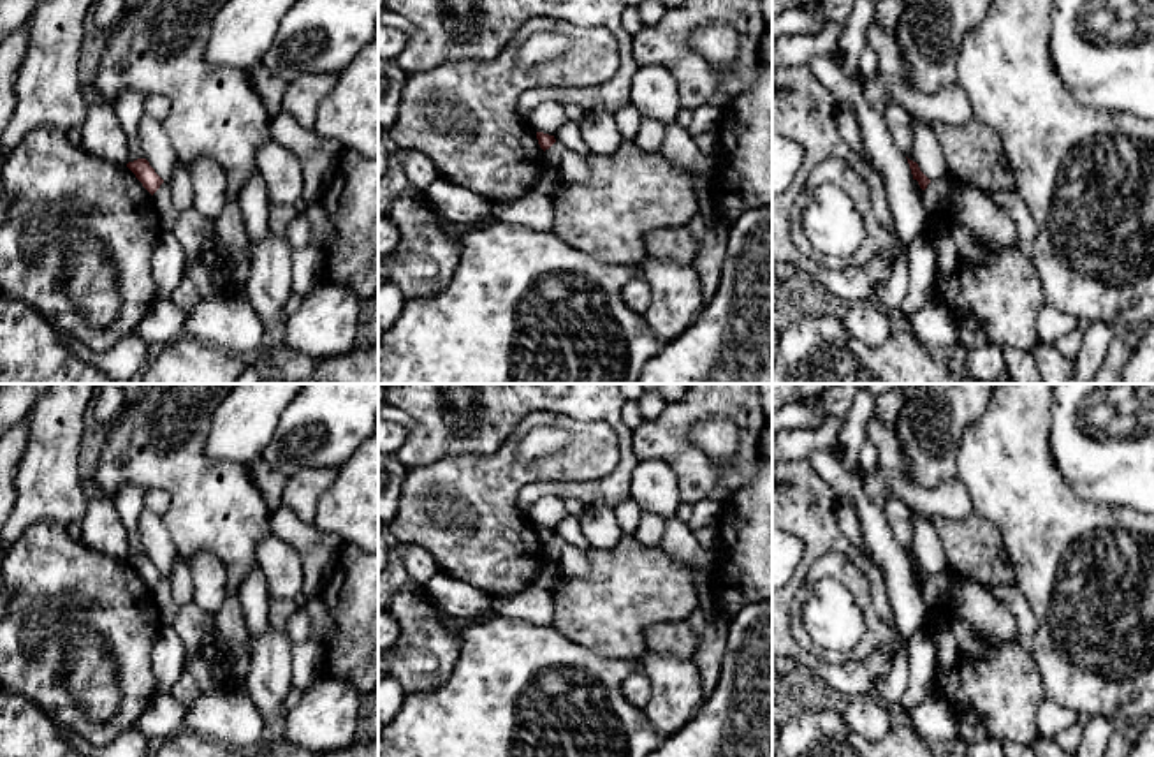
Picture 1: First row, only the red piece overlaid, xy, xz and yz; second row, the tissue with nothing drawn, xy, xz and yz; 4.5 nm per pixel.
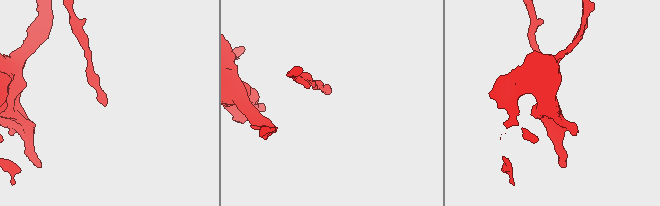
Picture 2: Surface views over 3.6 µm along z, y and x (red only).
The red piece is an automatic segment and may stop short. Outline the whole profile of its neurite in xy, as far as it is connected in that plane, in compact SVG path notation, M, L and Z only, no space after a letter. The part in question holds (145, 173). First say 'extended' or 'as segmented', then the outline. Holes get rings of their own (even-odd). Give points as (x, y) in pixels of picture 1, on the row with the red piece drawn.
as segmented; M146 158L128 162L127 167L135 174L142 187L153 195L164 180L155 173Z

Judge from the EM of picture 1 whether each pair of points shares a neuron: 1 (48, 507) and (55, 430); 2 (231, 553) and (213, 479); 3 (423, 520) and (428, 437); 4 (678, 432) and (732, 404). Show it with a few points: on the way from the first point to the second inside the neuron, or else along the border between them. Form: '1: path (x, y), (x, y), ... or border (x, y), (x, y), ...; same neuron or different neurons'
1: path (48, 488), (51, 449); same neuron
2: path (231, 536), (229, 525), (213, 504), (213, 497); same neuron
3: border (467, 453), (409, 467); different neurons
4: path (688, 418), (702, 404), (718, 404); same neuron

